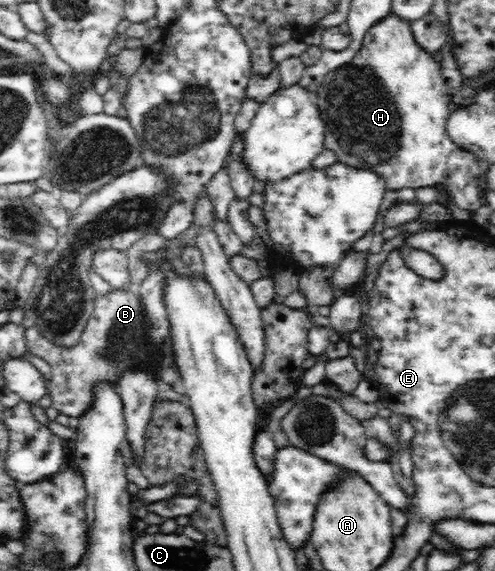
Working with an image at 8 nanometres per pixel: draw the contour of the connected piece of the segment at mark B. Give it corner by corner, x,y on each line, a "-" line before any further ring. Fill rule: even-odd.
111,288
105,295
95,295
93,311
85,328
75,343
55,342
35,327
24,328
27,351
43,358
52,368
49,383
52,407
77,421
97,402
102,387
117,387
123,376
129,373
151,374
160,388
180,388
182,372
174,351
171,327
163,333
163,339
154,339
155,321
147,312
145,300
139,289

